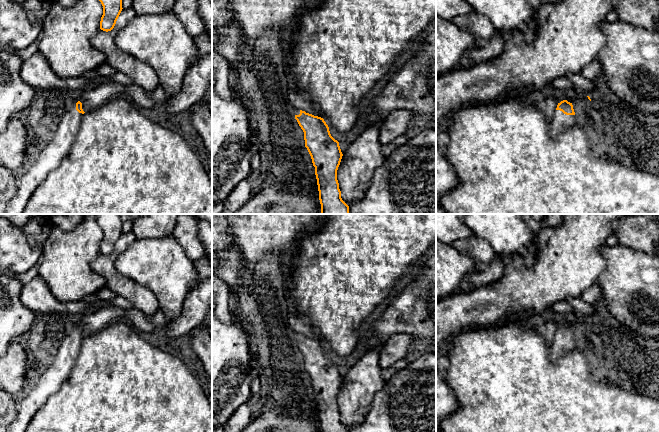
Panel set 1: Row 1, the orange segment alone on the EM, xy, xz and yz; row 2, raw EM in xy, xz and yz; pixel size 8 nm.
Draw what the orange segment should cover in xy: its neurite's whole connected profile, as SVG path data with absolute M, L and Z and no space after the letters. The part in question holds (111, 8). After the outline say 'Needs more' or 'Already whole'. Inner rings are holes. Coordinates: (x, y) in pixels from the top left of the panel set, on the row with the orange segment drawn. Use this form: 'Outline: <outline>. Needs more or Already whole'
Outline: M99 0L103 6L103 15L100 21L100 29L111 31L122 11L122 0Z. Already whole

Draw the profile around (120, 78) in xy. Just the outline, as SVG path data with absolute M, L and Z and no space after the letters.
M116 72L113 76L108 78L109 82L117 83L120 85L132 85L132 80L122 72Z

